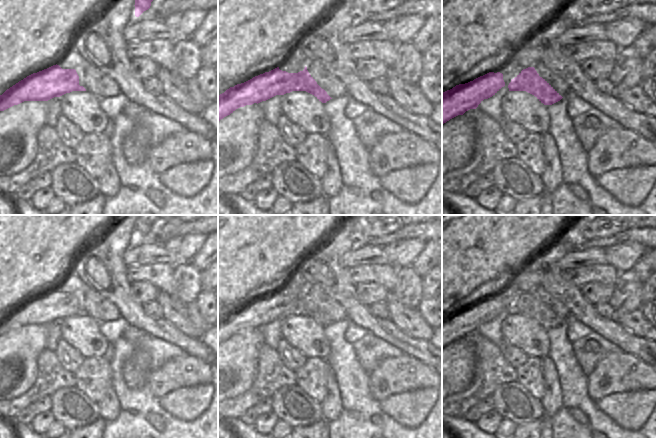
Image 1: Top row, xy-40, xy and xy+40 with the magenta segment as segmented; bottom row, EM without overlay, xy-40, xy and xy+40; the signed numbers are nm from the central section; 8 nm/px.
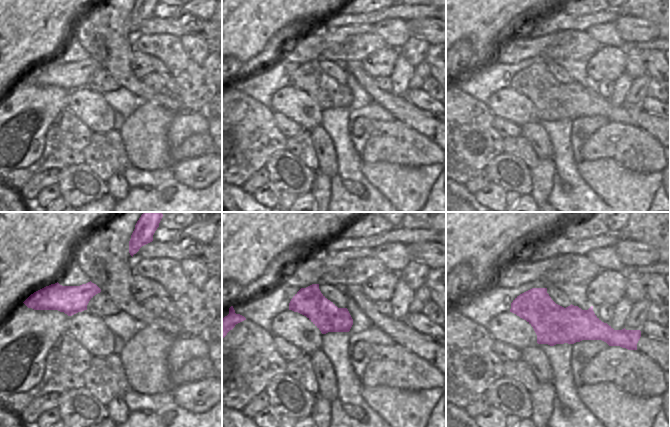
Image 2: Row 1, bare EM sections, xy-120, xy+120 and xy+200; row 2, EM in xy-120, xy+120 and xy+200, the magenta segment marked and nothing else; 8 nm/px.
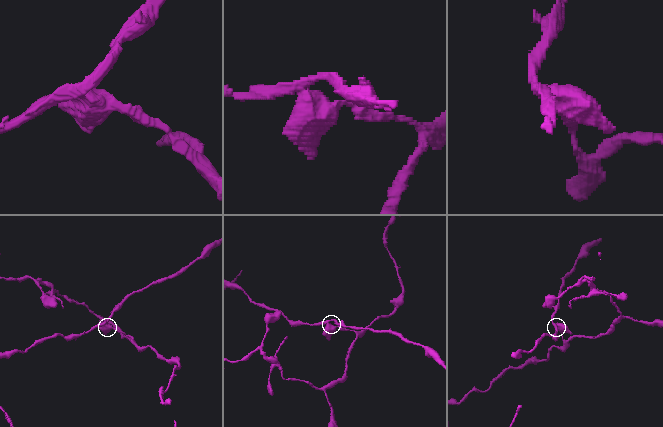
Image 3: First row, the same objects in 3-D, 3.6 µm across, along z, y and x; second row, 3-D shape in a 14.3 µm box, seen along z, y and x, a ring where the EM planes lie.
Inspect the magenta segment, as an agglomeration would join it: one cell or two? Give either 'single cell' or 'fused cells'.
fused cells

